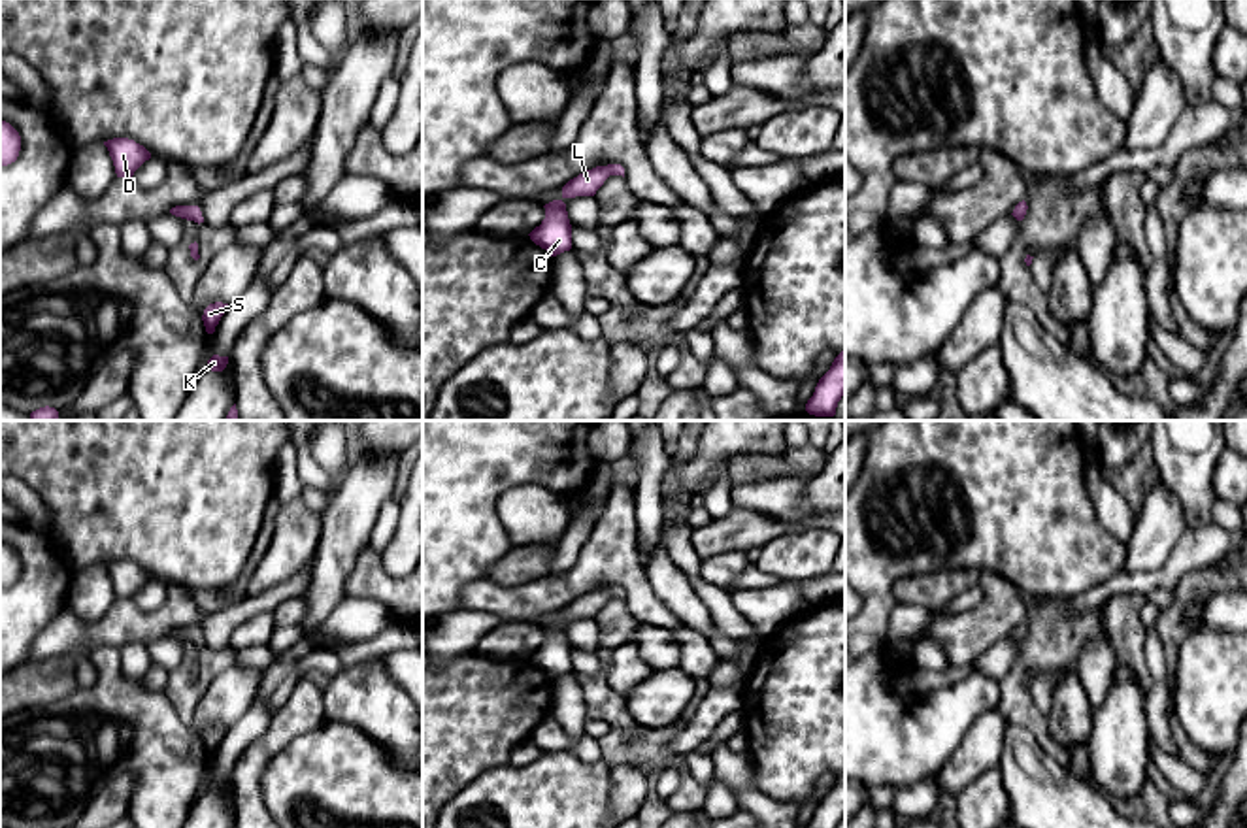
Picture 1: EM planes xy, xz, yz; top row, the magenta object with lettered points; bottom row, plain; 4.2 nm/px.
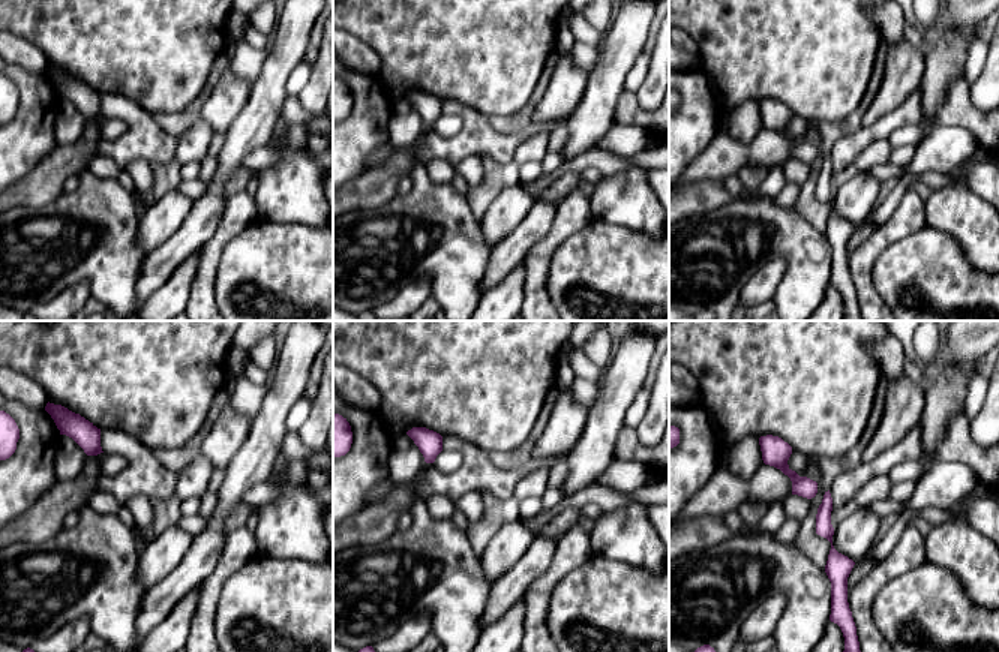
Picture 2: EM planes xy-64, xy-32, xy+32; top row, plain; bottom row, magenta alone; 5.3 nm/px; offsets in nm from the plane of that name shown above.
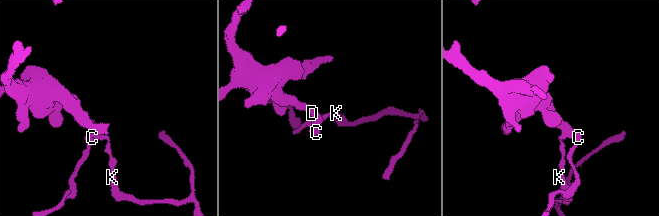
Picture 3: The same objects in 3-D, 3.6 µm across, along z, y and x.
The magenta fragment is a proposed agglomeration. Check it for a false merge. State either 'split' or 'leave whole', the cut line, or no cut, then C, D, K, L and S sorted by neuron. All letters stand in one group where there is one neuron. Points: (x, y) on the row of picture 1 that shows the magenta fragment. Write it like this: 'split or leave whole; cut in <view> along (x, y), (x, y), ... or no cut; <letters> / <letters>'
leave whole; no cut; C D K L S

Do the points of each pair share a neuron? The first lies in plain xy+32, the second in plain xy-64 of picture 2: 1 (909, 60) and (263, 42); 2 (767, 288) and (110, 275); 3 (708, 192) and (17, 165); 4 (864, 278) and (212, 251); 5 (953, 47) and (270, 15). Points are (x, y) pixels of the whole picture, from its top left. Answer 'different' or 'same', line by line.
1: different
2: different
3: different
4: same
5: different

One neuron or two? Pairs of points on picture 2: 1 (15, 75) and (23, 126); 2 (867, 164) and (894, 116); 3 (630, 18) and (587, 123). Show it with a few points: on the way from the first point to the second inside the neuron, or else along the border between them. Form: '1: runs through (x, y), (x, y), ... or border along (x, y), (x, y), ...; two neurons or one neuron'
1: runs through (27, 87), (27, 114); one neuron
2: border along (887, 138), (872, 141), (854, 162); two neurons
3: runs through (621, 44), (600, 98); one neuron

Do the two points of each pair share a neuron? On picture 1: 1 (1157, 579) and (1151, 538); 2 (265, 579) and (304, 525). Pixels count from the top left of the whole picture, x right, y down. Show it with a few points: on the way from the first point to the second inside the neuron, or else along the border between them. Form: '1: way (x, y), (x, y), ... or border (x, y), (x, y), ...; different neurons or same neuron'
1: border (1181, 536), (1157, 570), (1123, 572); different neurons
2: way (276, 566), (291, 551), (295, 538); same neuron

